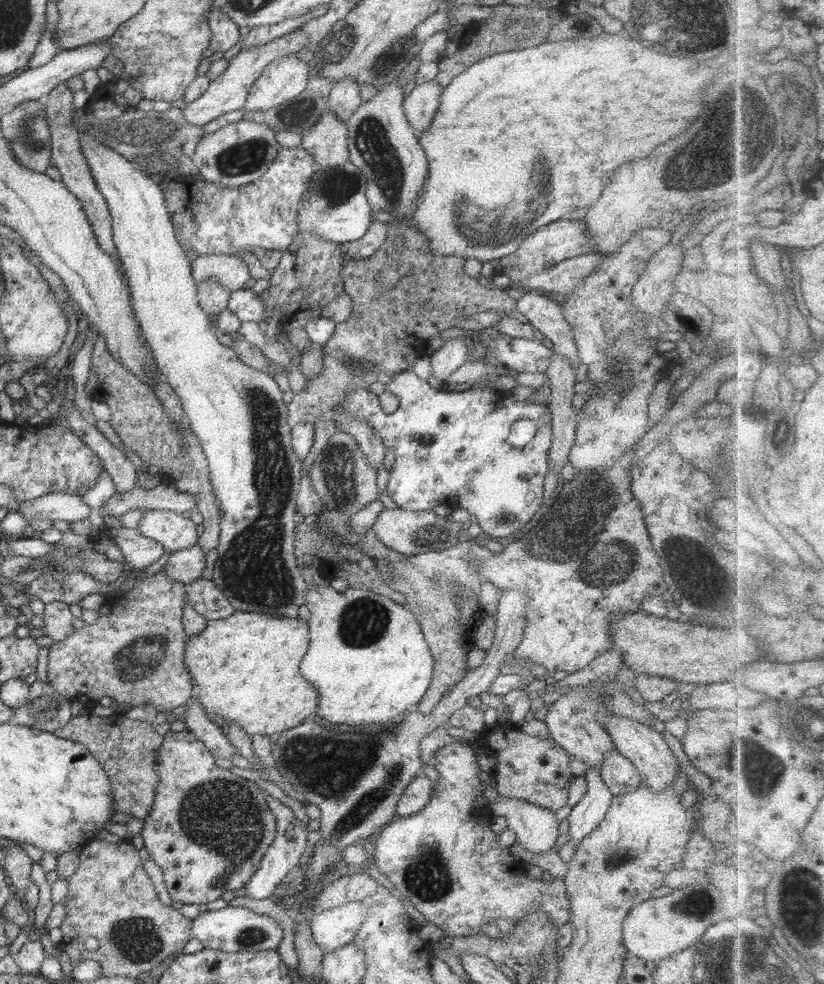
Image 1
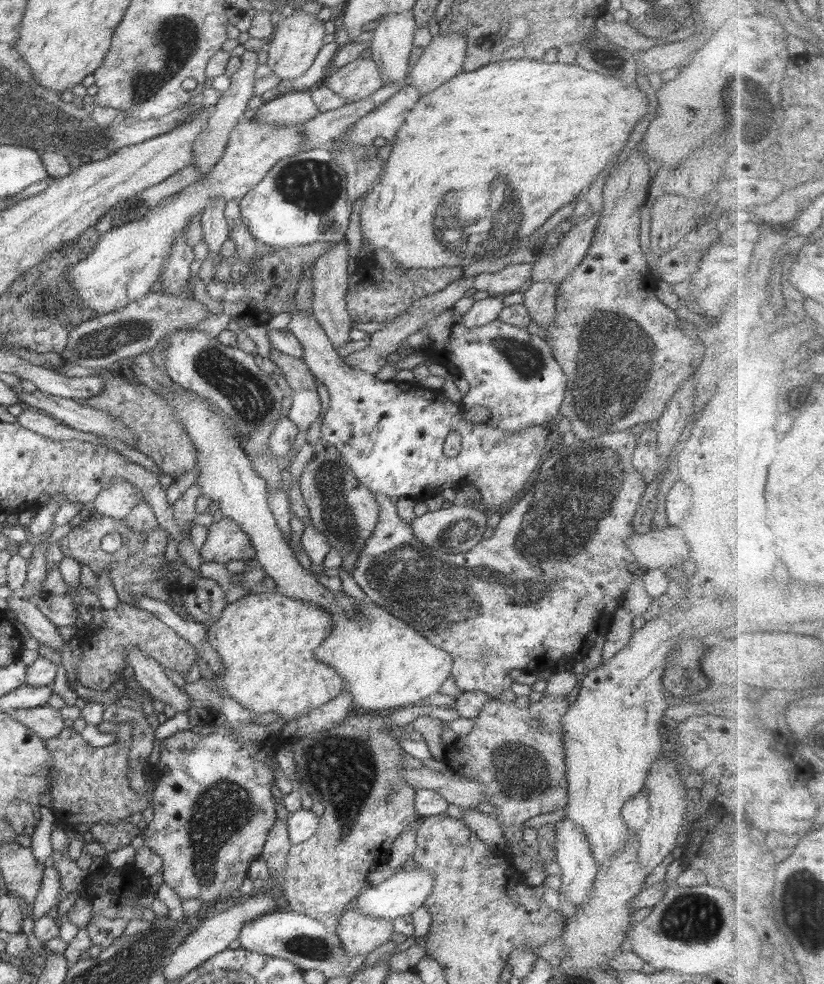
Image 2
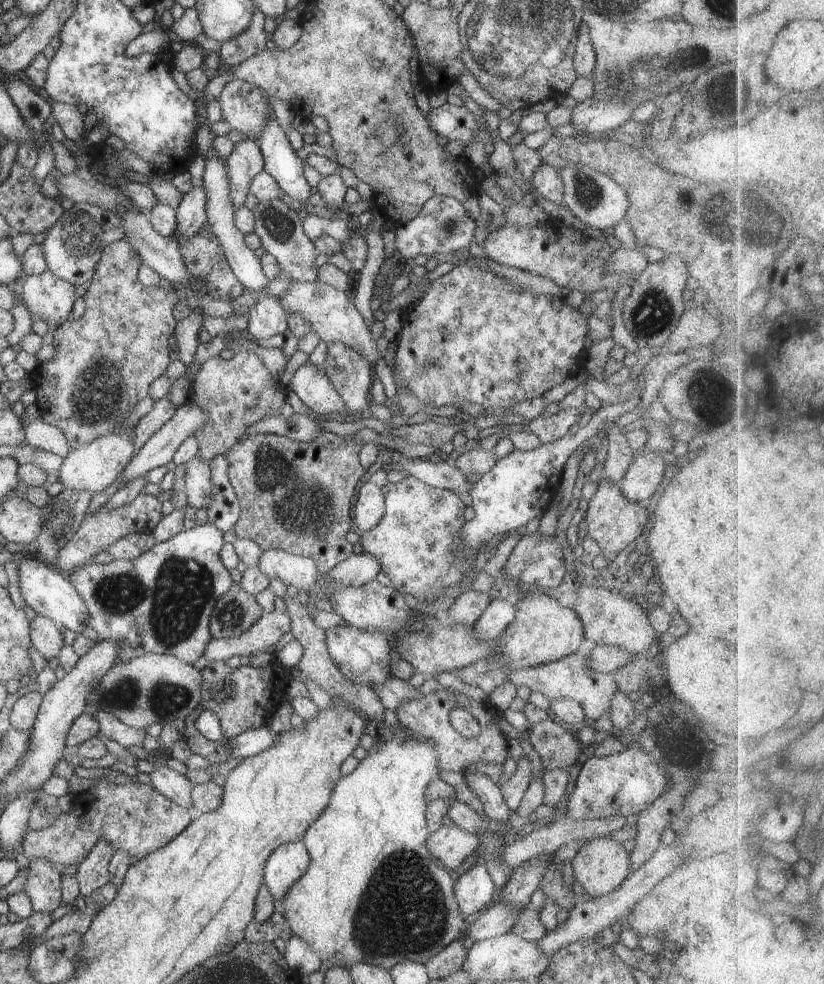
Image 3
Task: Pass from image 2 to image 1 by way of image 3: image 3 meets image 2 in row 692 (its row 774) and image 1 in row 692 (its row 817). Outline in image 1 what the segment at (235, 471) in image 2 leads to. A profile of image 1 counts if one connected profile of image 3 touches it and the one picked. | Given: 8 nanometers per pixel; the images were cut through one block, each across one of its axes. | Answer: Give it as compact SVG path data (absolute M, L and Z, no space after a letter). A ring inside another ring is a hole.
M319 580L316 585L309 585L306 591L306 603L304 606L310 610L310 619L308 619L309 626L309 647L307 653L302 659L299 667L302 677L310 681L314 688L318 689L318 710L316 710L317 718L324 718L332 724L386 724L388 721L394 722L400 719L406 712L416 708L422 697L425 696L426 690L430 686L435 658L426 642L419 621L415 615L403 604L398 604L390 598L386 598L381 594L372 592L370 590L360 590L348 587L345 592L338 592L333 587L324 587L324 583Z

